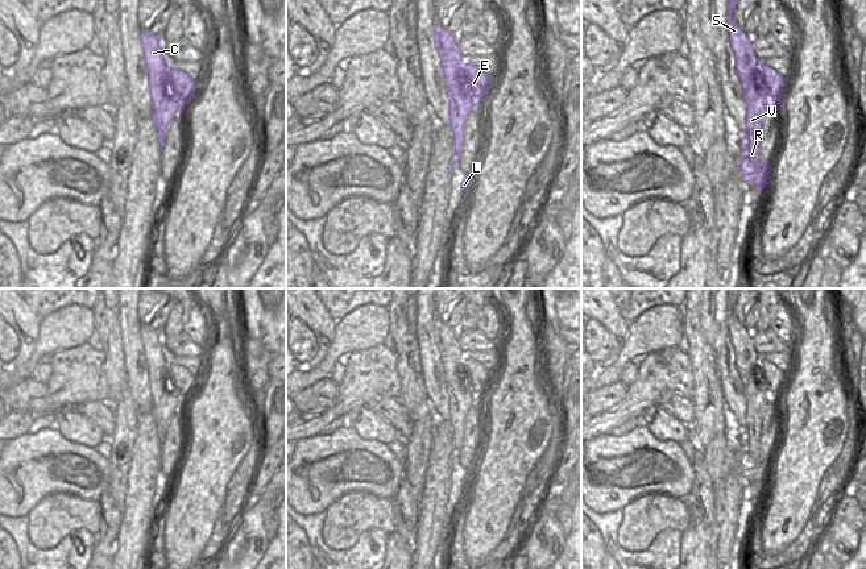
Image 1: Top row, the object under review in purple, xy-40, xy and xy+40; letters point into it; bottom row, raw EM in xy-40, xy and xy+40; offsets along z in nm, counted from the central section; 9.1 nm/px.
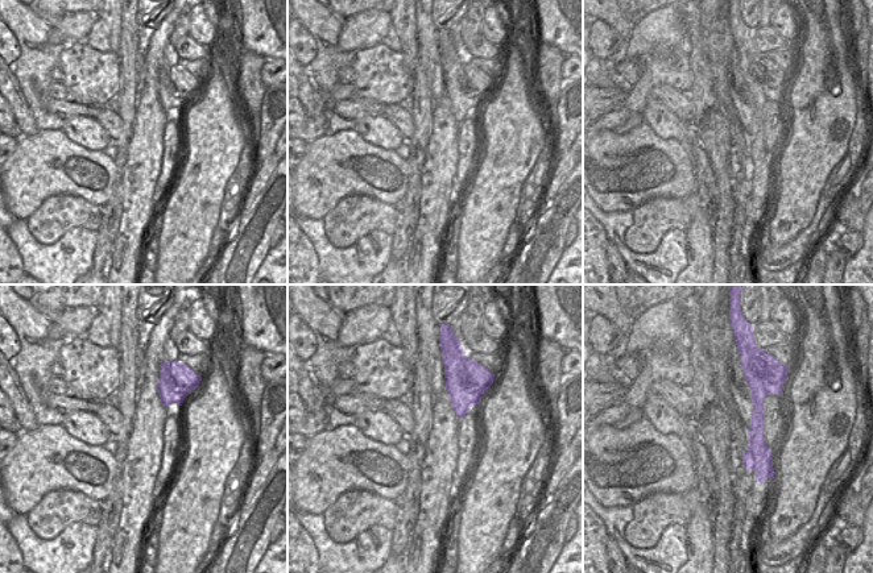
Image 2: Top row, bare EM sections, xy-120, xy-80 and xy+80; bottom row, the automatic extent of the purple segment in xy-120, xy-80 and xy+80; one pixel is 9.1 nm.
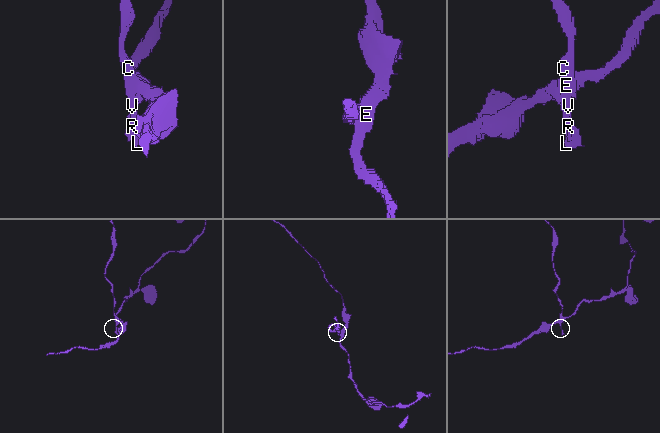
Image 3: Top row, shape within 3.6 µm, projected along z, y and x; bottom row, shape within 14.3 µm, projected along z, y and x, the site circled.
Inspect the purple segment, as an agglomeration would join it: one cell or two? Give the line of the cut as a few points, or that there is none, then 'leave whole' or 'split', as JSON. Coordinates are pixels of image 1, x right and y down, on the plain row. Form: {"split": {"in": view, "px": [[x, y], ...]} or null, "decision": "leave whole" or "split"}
{"split": {"in": "xy+40", "px": [[758, 354], [753, 373], [754, 381], [763, 390], [780, 390]]}, "decision": "split"}

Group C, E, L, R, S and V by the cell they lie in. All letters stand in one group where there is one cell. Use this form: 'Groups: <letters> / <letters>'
Groups: C L R S V / E

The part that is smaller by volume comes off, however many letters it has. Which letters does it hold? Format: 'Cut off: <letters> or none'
Cut off: C, L, R, S, V

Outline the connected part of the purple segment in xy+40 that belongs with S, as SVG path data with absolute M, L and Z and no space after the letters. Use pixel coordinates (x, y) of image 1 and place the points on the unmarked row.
M729 288L728 292L728 328L730 342L736 352L736 365L743 386L746 399L746 428L743 435L743 452L739 454L738 465L743 477L753 475L754 483L761 489L765 482L771 481L771 457L761 454L761 421L767 403L782 400L782 390L763 391L753 378L754 365L759 353L754 348L751 331L746 329L736 317L733 307L738 299L739 288Z

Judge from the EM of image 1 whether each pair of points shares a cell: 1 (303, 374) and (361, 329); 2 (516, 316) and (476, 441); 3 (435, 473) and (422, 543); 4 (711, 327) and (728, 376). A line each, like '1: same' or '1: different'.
1: same
2: different
3: same
4: different

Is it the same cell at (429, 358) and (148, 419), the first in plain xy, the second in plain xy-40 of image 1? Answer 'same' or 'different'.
different

